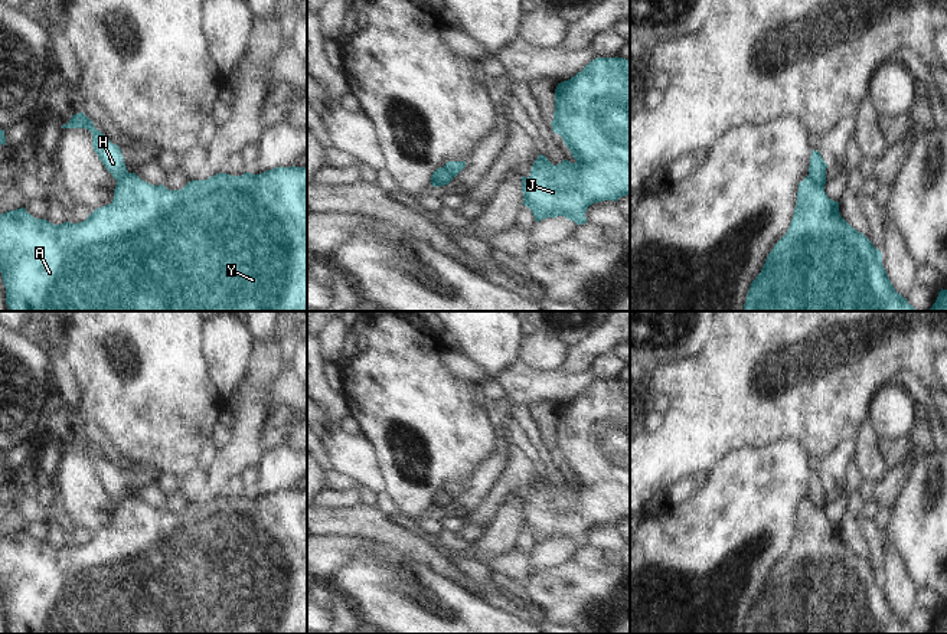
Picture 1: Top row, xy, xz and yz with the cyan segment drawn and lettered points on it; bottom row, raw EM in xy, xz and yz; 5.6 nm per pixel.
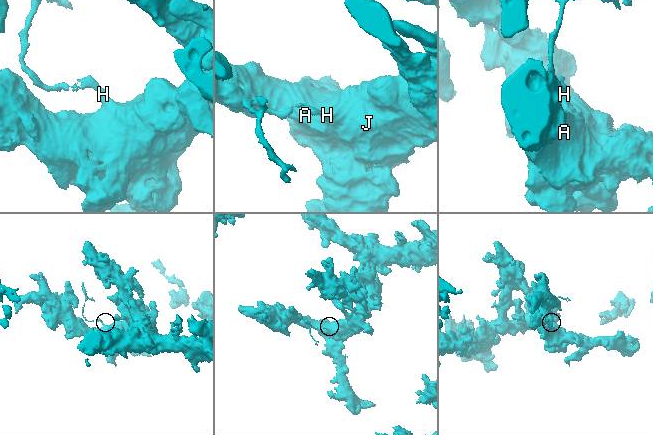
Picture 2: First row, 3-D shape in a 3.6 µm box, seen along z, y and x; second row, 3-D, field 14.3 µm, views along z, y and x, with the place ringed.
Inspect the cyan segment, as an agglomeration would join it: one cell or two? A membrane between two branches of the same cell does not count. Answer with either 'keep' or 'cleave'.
cleave

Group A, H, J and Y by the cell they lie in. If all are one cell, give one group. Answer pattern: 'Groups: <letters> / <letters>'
Groups: A J Y / H.

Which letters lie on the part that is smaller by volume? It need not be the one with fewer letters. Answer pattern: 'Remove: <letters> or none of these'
Remove: H

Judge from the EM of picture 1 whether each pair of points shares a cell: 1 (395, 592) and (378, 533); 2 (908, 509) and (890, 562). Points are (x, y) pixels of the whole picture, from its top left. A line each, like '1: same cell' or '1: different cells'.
1: different cells
2: different cells

